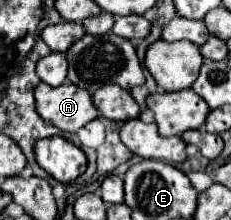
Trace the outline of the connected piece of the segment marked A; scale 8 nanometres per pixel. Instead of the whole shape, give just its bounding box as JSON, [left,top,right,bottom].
[34,83,98,133]

